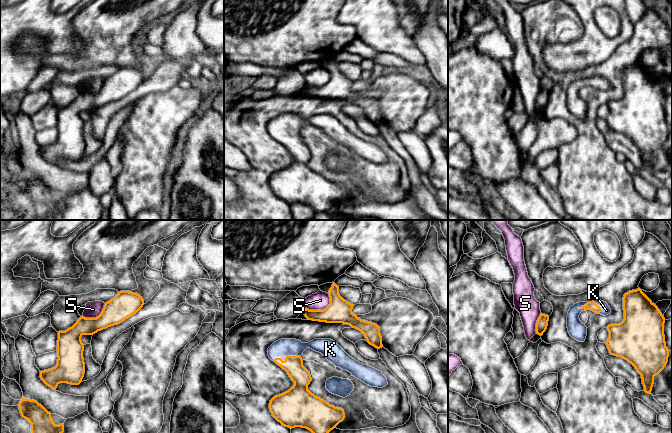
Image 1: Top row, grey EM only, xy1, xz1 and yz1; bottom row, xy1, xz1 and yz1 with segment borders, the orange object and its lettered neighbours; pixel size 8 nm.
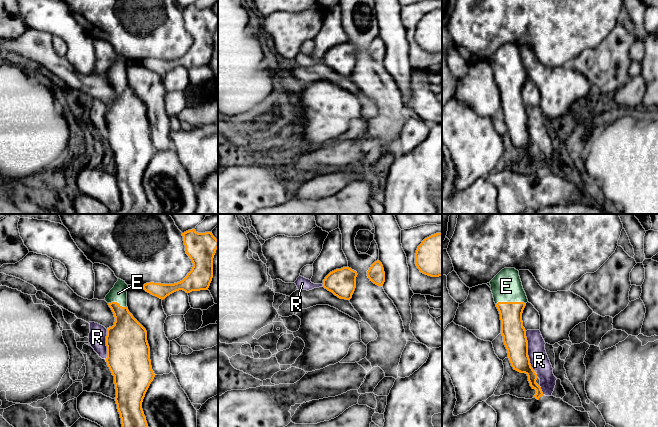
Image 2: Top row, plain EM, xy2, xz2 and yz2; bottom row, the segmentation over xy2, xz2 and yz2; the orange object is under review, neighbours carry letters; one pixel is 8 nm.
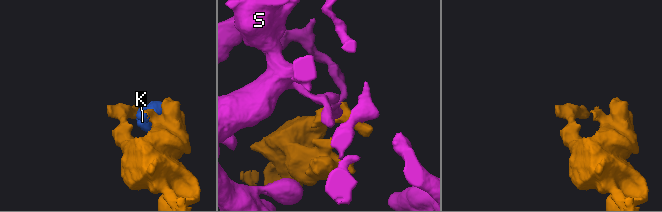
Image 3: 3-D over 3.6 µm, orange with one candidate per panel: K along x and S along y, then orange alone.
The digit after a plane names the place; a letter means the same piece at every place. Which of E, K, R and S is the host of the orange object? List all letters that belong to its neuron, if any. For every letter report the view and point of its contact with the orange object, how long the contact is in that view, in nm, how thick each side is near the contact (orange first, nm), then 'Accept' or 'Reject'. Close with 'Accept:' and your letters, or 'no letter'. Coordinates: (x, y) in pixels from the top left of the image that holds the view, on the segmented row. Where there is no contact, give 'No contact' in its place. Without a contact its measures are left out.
E: Touches orange at yz2 (510, 302). Shared border 240 nm. Thickness 190 nm (orange) against 240 nm. Accept
K: Touches orange at xz1 (286, 356). Shared border 220 nm. Thickness 160 nm (orange) against 140 nm. Accept
R: Touches orange at yz2 (527, 354). Shared border 380 nm. Thickness 190 nm (orange) against 150 nm. Reject
S: Touches orange at xz1 (321, 310). Shared border 240 nm. Thickness 190 nm (orange) against 140 nm. Reject
Accept: E, K

